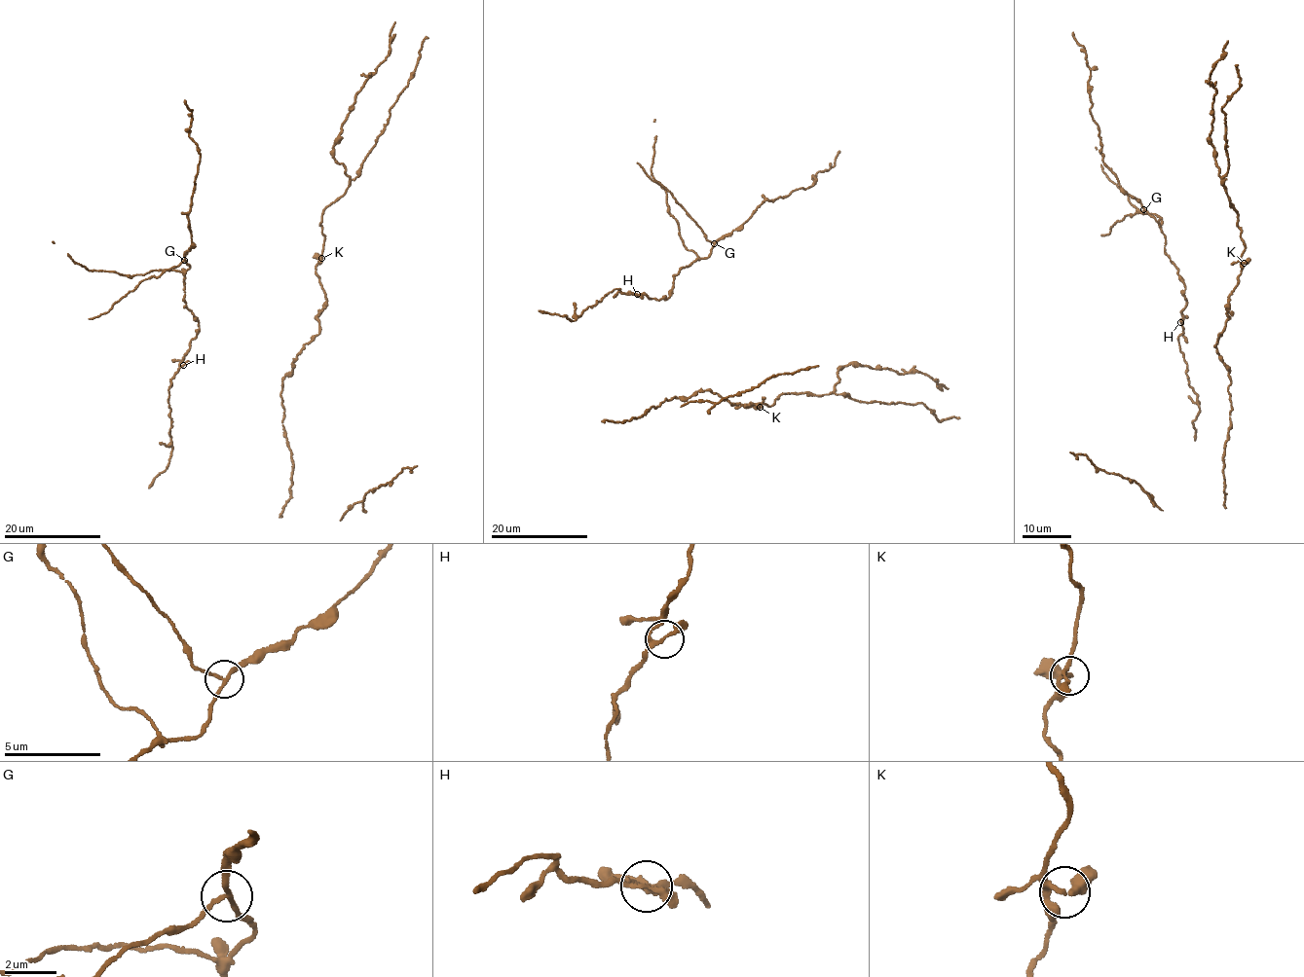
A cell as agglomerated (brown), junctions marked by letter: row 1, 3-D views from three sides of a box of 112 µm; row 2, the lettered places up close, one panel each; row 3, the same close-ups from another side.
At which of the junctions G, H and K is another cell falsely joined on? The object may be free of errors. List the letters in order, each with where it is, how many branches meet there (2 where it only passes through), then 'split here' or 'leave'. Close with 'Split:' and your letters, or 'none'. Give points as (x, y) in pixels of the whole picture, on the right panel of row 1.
G: place (1143, 209); branches 3; split here
H: place (1180, 322); branches 3; leave
K: place (1244, 263); branches 3; leave
Split: G

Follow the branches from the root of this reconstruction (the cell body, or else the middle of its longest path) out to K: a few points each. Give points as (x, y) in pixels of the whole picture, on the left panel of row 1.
K: (293, 358), (319, 332), (316, 314), (326, 301), (316, 271), (321, 257)

